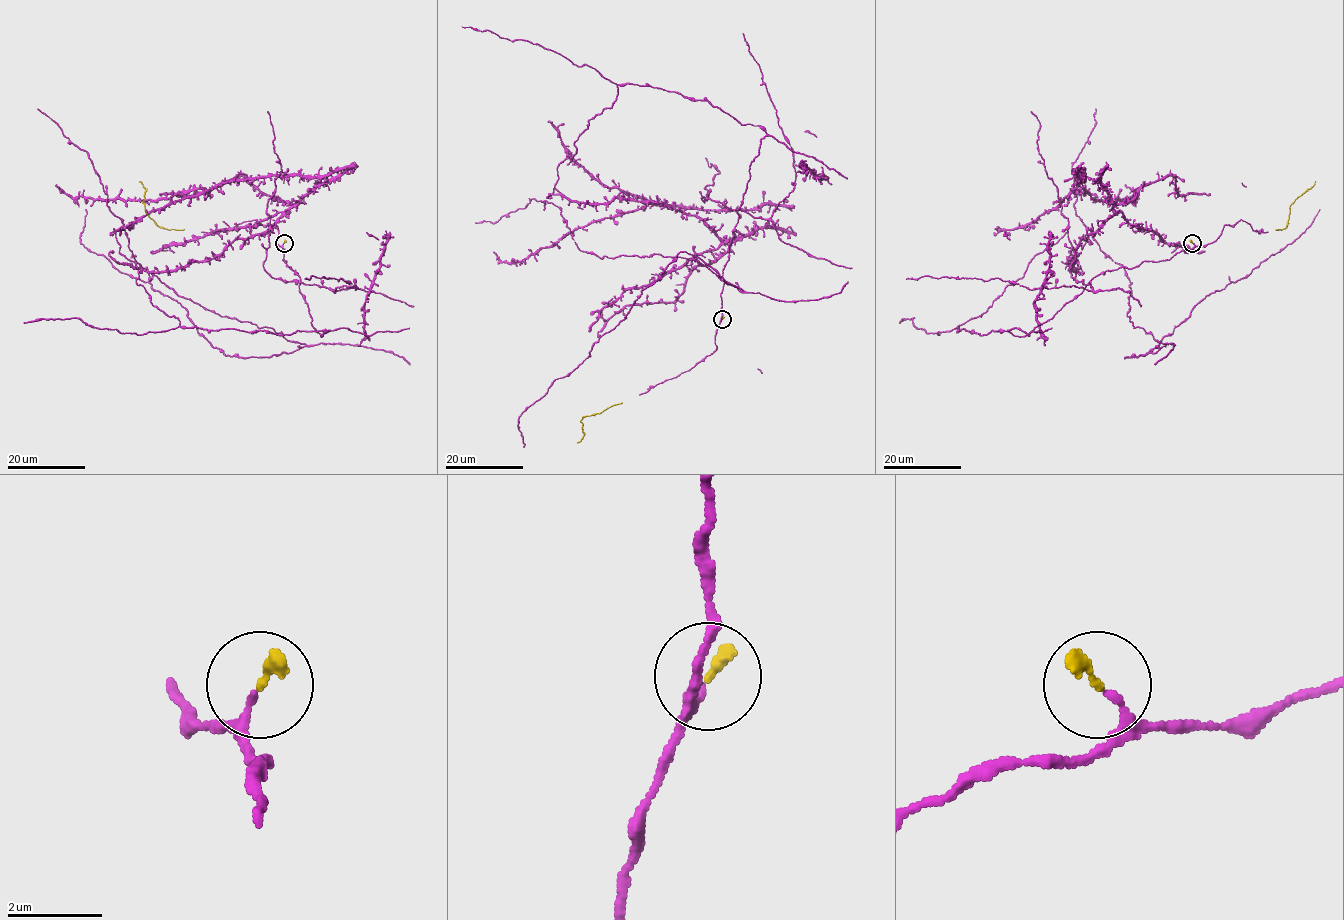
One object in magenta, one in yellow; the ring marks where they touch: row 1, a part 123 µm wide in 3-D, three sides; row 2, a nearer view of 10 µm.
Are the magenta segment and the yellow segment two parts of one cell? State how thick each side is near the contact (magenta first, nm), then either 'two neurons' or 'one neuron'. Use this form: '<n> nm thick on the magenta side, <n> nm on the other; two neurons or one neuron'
110 nm thick on the magenta side, 240 nm on the other; one neuron

